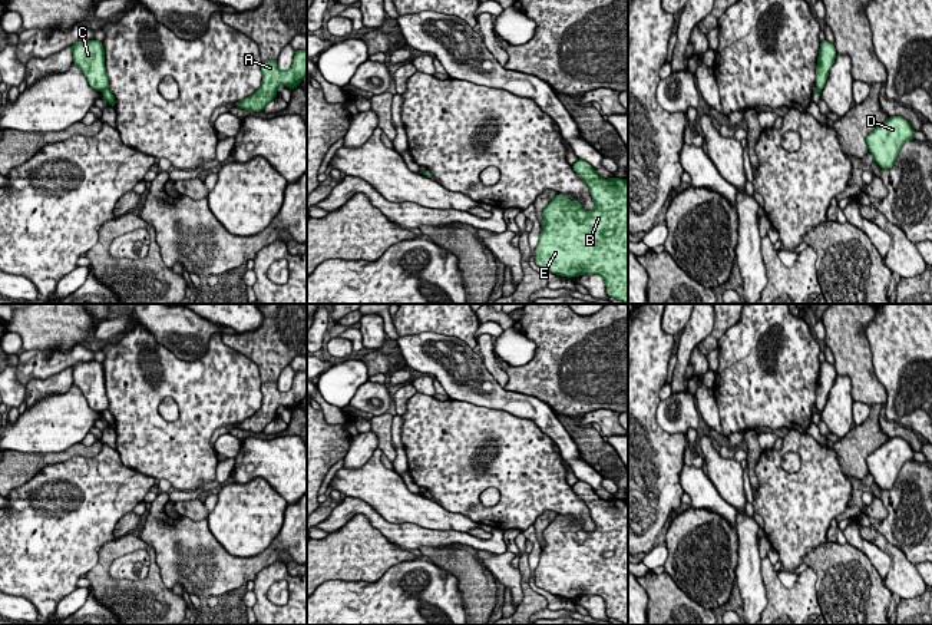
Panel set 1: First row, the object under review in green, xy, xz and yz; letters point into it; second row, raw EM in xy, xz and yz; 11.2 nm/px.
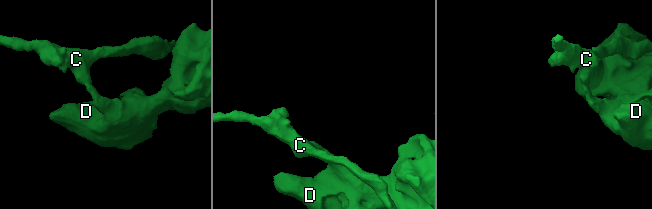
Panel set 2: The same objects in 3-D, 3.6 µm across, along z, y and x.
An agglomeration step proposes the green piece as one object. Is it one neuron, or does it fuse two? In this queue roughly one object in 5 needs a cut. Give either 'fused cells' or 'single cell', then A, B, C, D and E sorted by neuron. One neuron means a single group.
fused cells; groups A B D E / C

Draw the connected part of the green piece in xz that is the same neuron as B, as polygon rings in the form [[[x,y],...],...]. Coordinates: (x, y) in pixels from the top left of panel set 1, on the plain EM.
[[[578,480],[572,490],[589,509],[595,523],[592,532],[585,532],[579,522],[569,522],[558,515],[543,530],[545,545],[533,573],[536,586],[562,598],[598,595],[604,599],[608,618],[628,624],[628,502],[601,499],[585,482]]]

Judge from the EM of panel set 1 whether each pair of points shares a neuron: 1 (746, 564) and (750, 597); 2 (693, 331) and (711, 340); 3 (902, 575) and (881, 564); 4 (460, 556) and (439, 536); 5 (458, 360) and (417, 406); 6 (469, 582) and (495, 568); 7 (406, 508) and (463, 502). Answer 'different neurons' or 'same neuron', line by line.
1: same neuron
2: different neurons
3: different neurons
4: different neurons
5: different neurons
6: different neurons
7: different neurons

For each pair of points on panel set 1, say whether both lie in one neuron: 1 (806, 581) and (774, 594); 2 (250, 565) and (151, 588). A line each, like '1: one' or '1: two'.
1: one
2: two

